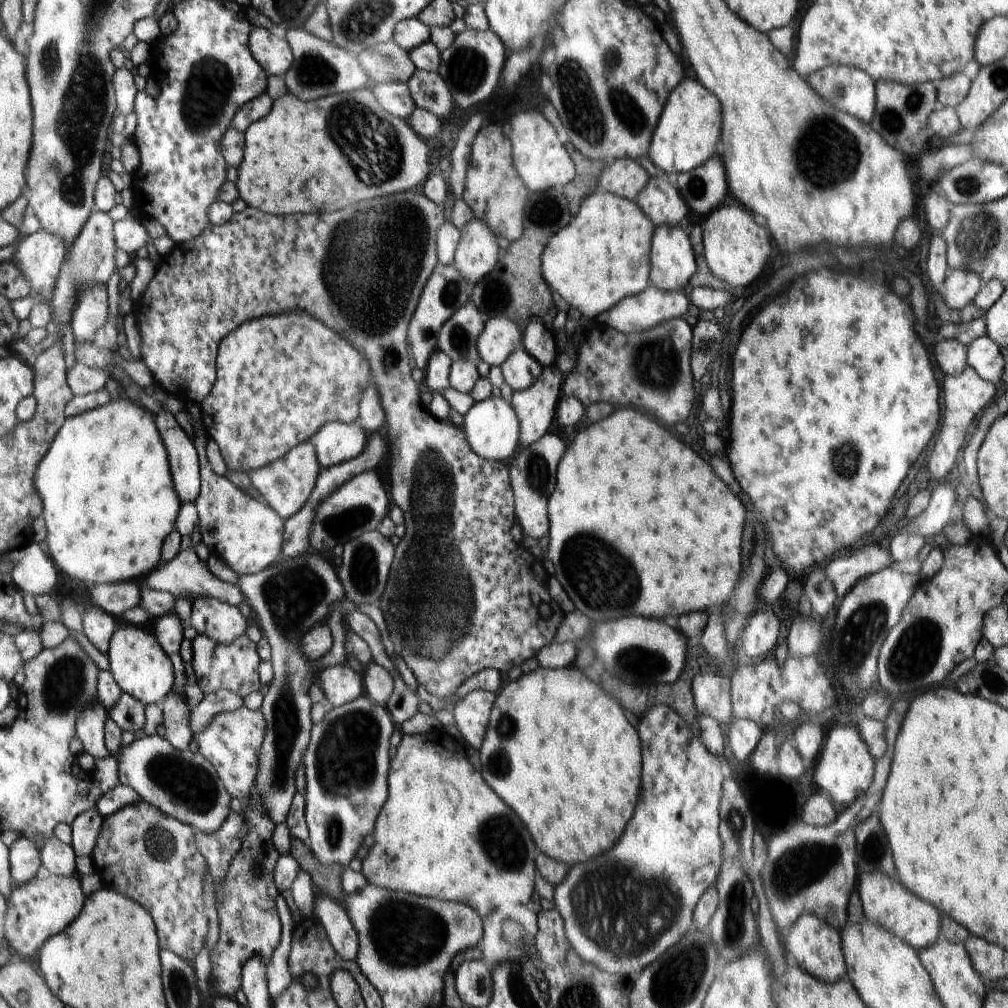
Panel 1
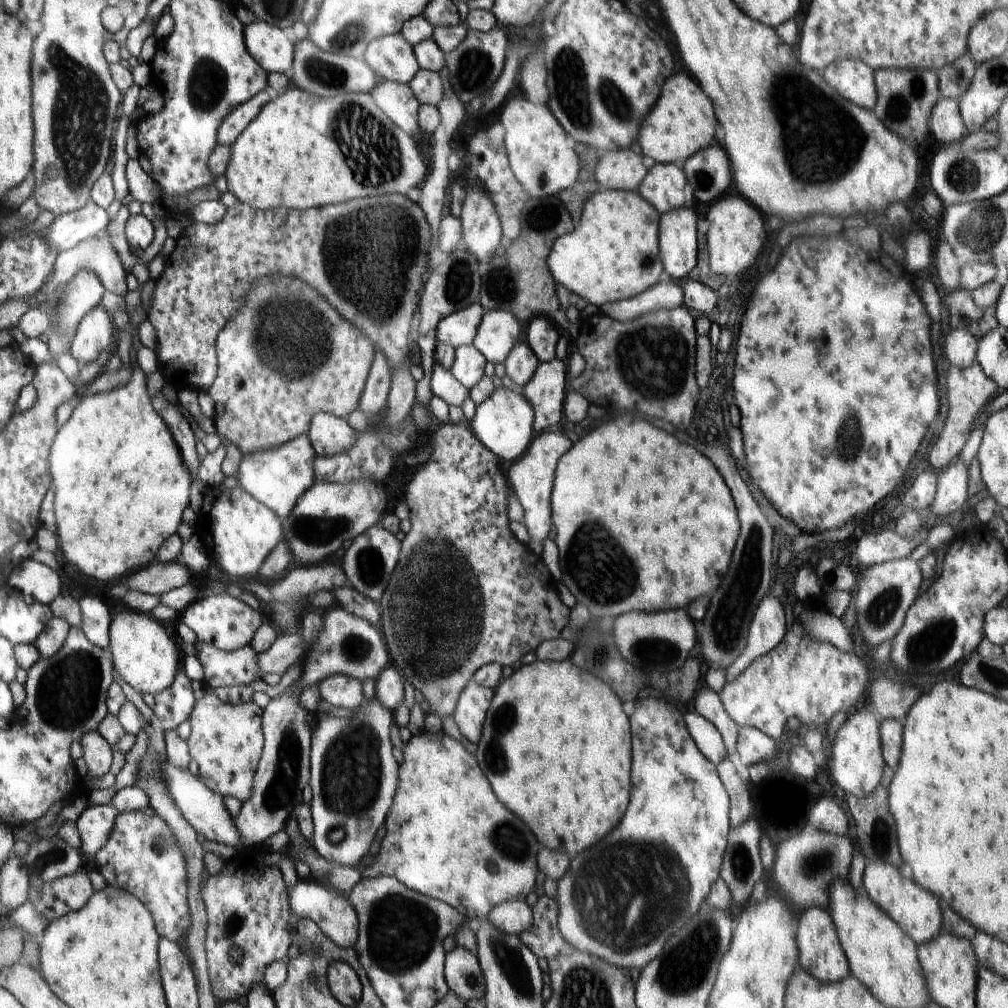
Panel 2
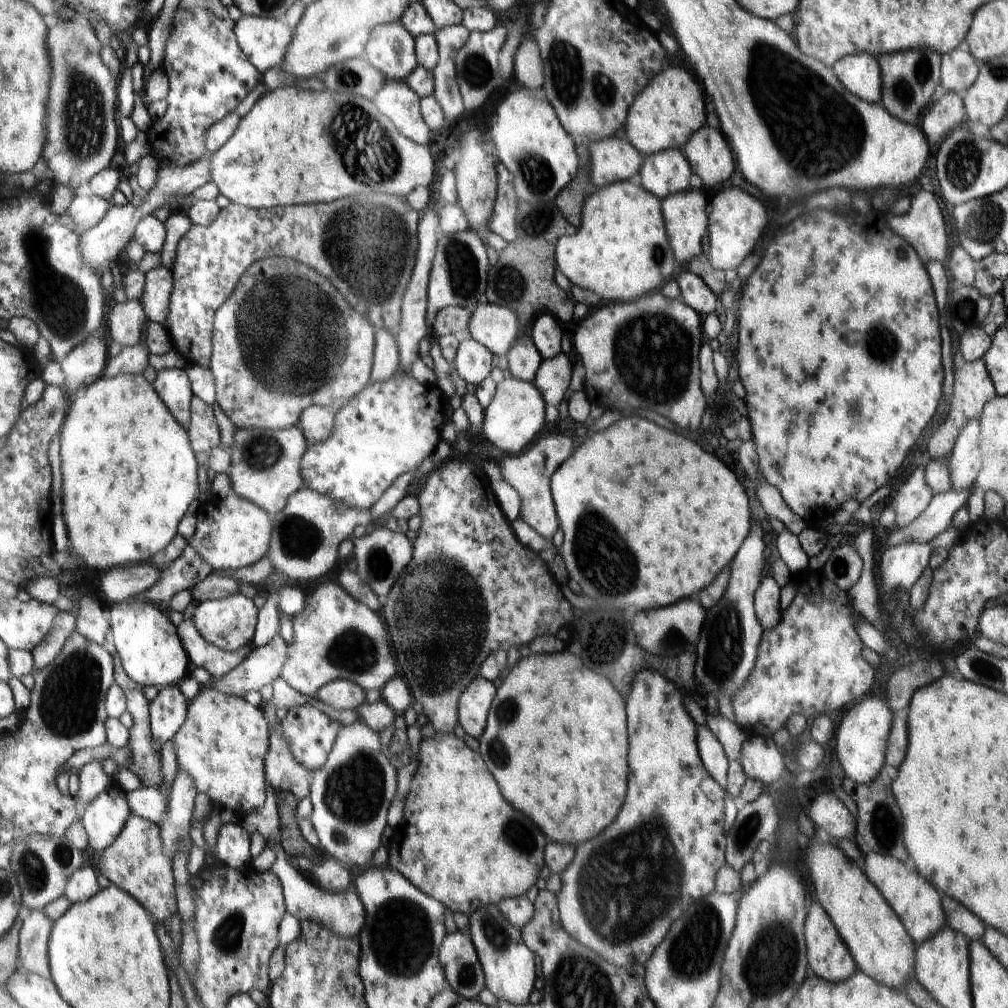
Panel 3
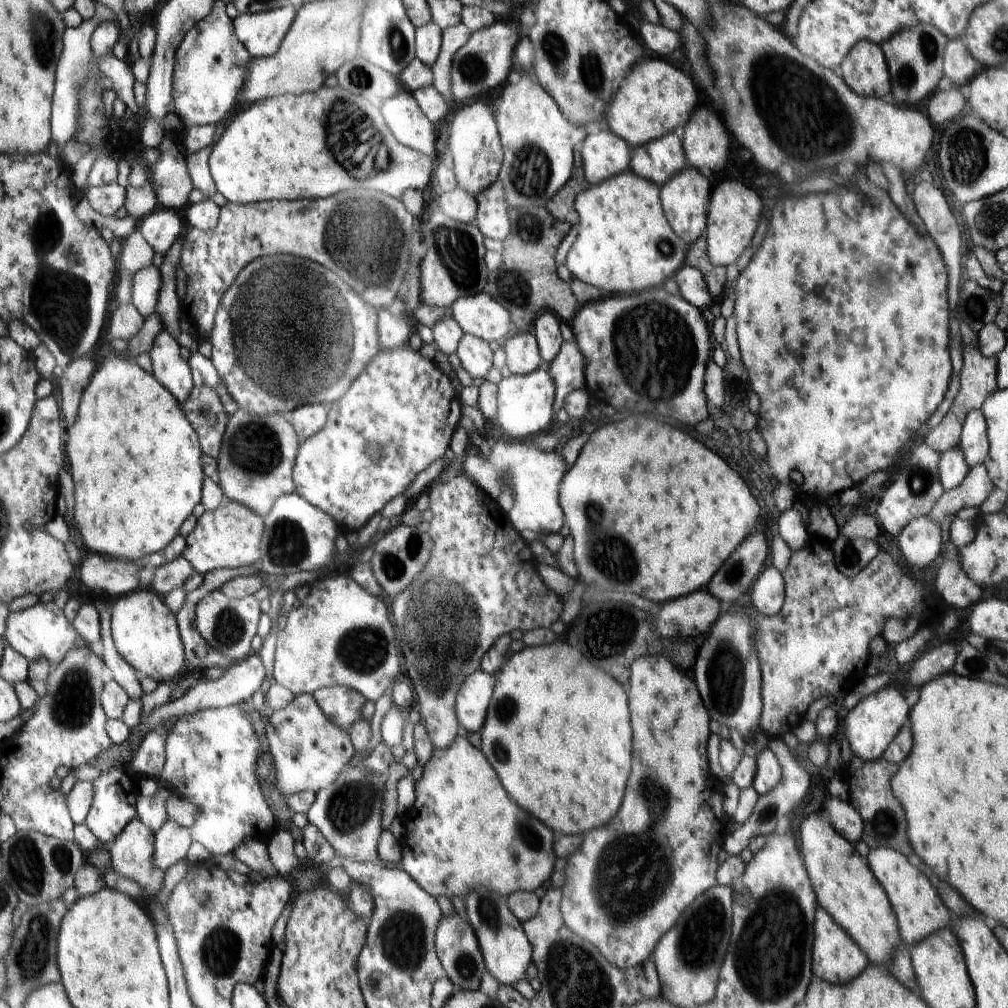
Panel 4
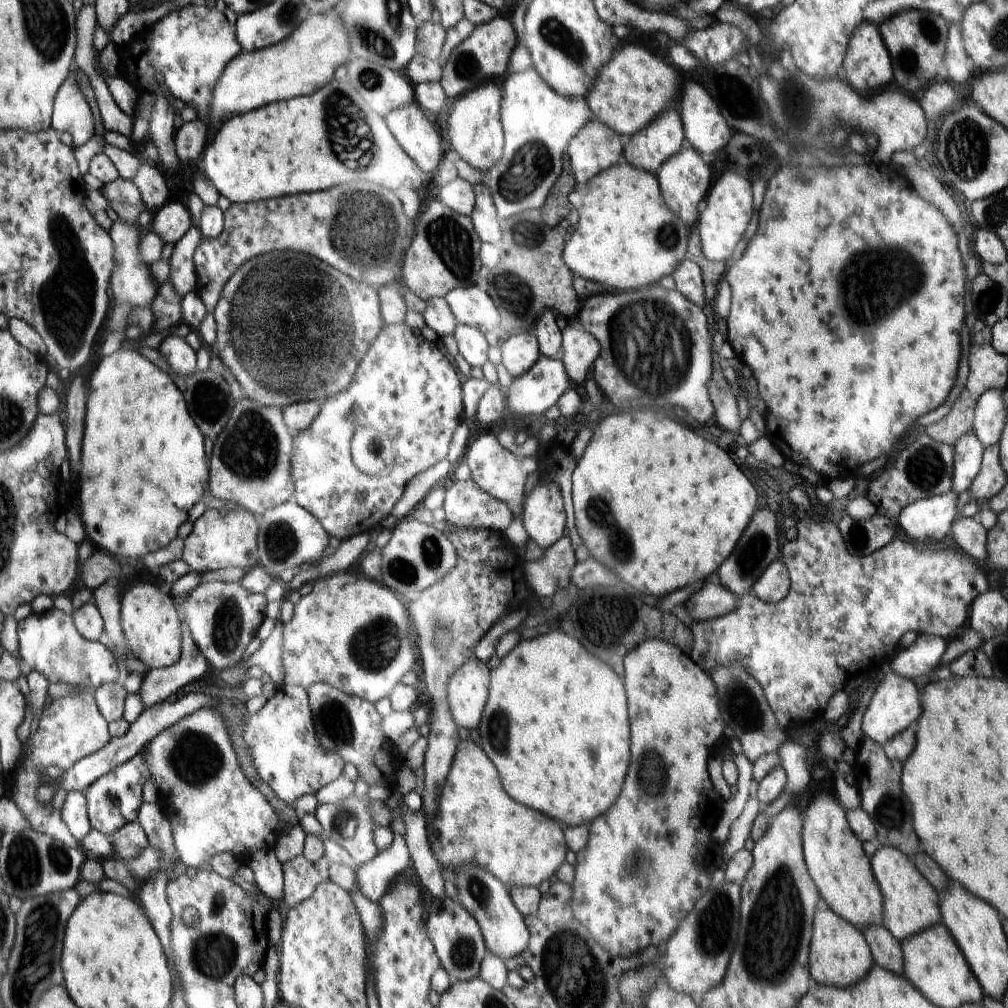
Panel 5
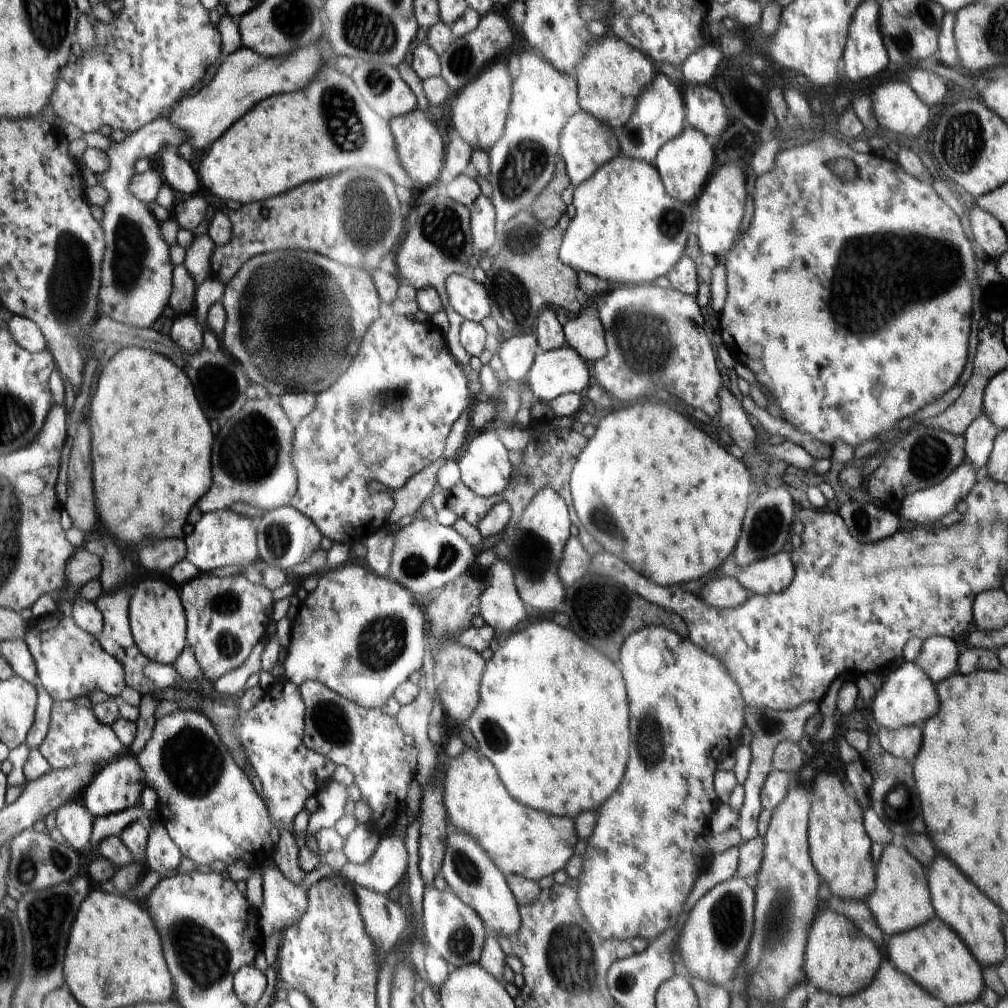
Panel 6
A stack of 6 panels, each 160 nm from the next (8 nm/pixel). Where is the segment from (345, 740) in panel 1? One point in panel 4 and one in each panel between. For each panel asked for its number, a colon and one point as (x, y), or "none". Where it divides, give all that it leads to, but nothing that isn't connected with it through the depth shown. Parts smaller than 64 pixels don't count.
2: (354, 777)
3: (351, 793)
4: (357, 793)

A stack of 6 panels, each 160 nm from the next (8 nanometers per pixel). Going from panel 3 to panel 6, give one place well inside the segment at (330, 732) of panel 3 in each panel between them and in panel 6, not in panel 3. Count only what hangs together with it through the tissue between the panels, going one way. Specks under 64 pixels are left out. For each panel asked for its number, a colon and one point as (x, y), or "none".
4: (309, 752)
5: (289, 757)
6: (271, 734)

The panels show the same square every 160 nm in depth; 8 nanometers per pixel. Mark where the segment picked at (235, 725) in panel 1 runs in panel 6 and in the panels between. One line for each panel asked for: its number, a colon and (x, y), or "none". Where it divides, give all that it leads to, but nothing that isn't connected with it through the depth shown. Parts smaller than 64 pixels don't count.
2: (226, 740)
3: (221, 745)
4: (211, 757)
5: (212, 807)
6: (206, 802)

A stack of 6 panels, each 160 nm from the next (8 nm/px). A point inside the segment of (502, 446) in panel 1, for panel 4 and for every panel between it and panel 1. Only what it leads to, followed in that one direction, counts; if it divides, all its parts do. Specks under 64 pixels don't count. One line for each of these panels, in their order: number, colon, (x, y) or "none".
2: (504, 421)
3: (516, 414)
4: (525, 403)

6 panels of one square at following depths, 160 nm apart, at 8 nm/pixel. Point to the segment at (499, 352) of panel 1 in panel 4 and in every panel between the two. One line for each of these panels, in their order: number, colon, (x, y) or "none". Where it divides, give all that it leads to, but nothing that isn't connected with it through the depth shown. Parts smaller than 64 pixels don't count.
2: (498, 332)
3: (493, 326)
4: (480, 315)

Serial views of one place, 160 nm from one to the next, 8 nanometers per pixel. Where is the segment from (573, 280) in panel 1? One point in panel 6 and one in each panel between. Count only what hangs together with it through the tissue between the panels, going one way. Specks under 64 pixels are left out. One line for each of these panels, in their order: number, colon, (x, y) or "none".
2: (613, 253)
3: (621, 251)
4: (624, 243)
5: (627, 236)
6: (628, 228)

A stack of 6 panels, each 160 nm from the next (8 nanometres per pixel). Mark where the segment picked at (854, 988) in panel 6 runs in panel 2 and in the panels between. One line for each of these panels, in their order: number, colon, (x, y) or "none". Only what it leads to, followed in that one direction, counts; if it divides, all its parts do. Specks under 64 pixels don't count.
2: (822, 956)
3: (830, 958)
4: (838, 959)
5: (840, 956)

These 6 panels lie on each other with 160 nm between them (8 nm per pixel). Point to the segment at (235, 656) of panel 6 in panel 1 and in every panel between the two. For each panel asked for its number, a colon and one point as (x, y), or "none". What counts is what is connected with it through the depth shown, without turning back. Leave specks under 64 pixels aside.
1: (210, 617)
2: (221, 619)
3: (228, 623)
4: (227, 624)
5: (222, 618)

